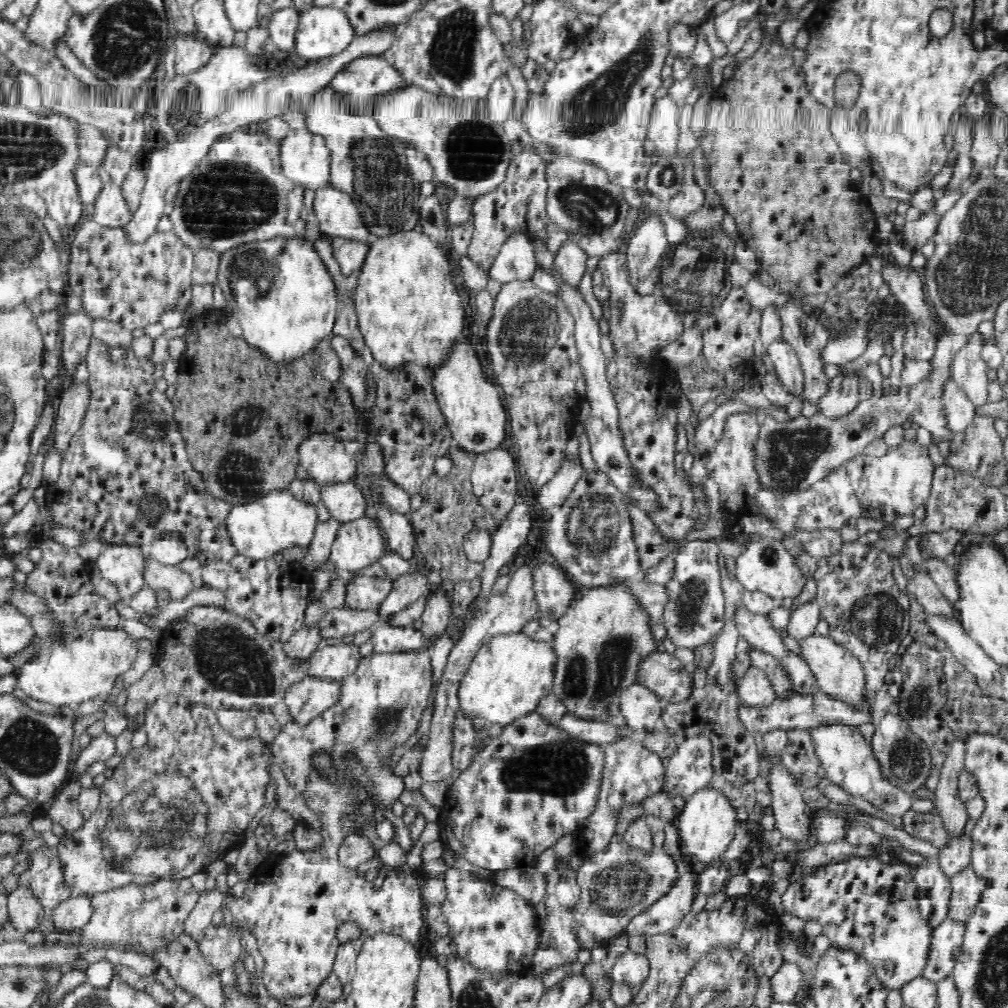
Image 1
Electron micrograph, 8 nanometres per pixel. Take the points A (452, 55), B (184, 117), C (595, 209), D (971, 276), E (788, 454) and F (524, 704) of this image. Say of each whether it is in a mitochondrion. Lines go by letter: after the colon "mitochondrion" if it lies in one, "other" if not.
A: mitochondrion
B: mitochondrion
C: mitochondrion
D: mitochondrion
E: mitochondrion
F: other

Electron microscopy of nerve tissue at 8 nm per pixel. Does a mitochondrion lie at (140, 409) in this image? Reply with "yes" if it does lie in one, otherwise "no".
no

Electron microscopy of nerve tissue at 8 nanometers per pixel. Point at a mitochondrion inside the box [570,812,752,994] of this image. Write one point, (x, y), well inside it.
(619, 888)

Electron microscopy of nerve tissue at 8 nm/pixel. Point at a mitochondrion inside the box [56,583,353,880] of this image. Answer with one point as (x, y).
(226, 659)

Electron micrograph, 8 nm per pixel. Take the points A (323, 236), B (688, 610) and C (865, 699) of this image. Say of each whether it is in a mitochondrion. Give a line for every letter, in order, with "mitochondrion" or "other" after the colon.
A: other
B: mitochondrion
C: other

